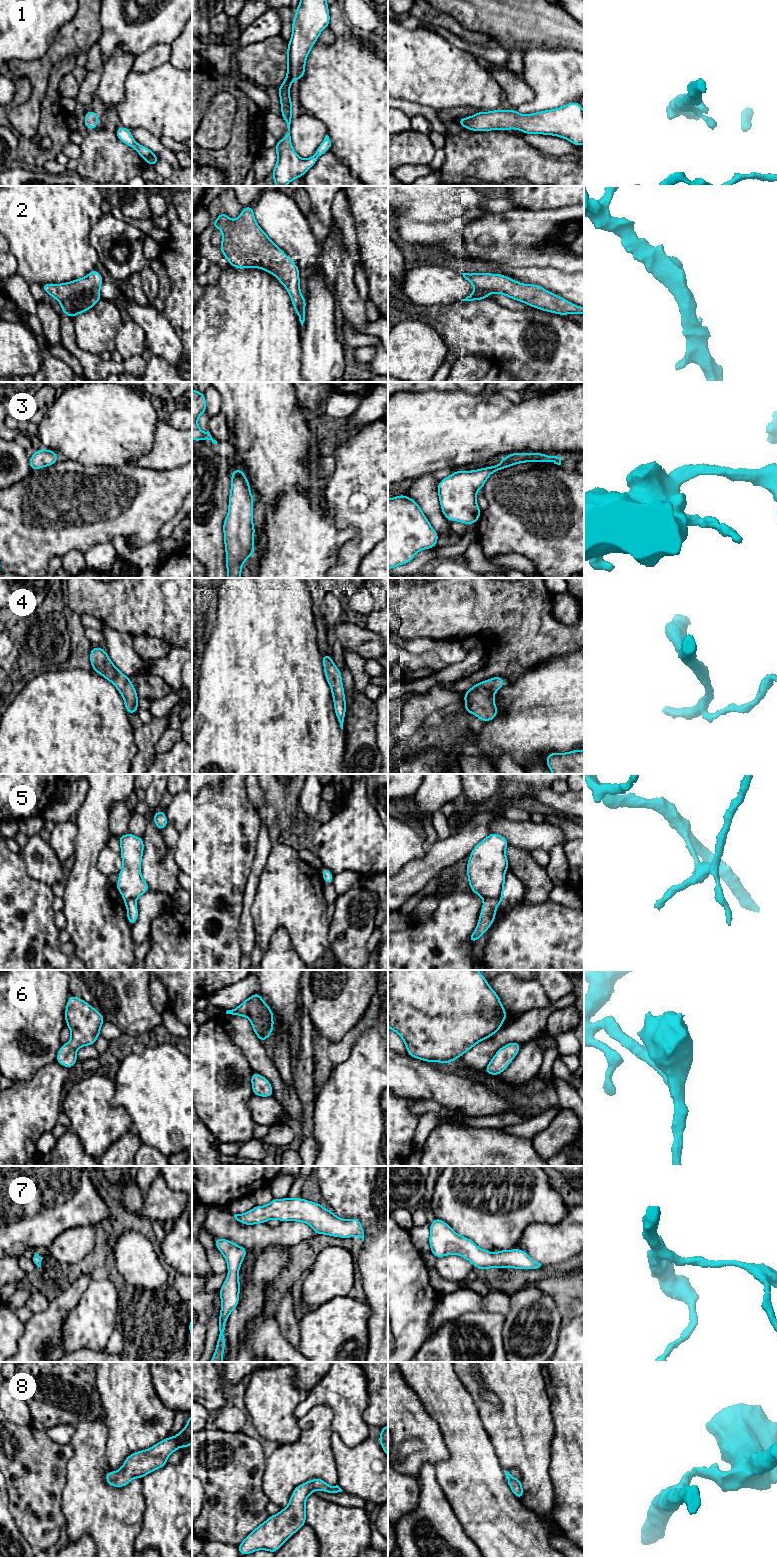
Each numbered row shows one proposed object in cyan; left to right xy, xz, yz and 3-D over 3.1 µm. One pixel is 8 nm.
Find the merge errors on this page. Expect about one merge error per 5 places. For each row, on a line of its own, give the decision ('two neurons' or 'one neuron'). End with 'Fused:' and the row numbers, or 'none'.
1: one neuron
2: one neuron
3: one neuron
4: one neuron
5: one neuron
6: one neuron
7: one neuron
8: one neuron
Fused: none

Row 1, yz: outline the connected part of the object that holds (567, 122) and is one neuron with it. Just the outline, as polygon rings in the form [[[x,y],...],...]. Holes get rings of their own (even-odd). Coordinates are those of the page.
[[[571,102],[562,107],[521,115],[517,110],[478,111],[471,117],[459,118],[457,123],[471,131],[491,131],[516,129],[526,134],[553,135],[567,139],[573,145],[584,144],[584,111],[579,102]]]

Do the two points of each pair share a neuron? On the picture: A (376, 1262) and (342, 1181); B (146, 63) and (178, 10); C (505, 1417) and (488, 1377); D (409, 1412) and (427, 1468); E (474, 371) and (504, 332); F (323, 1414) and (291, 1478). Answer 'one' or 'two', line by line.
A: one
B: two
C: one
D: two
E: two
F: one

